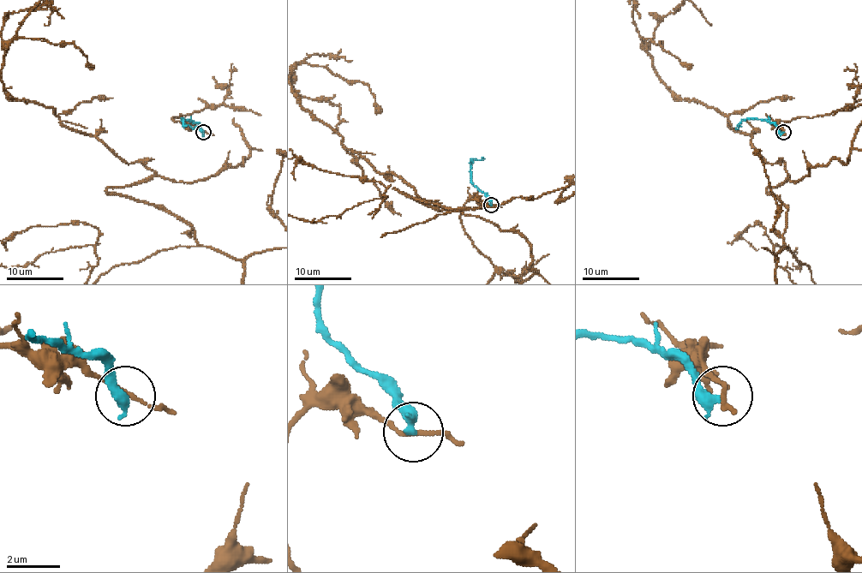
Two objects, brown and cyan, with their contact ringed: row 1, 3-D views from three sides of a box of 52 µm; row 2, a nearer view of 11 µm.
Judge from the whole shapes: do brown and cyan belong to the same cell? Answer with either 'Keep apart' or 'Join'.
Keep apart

